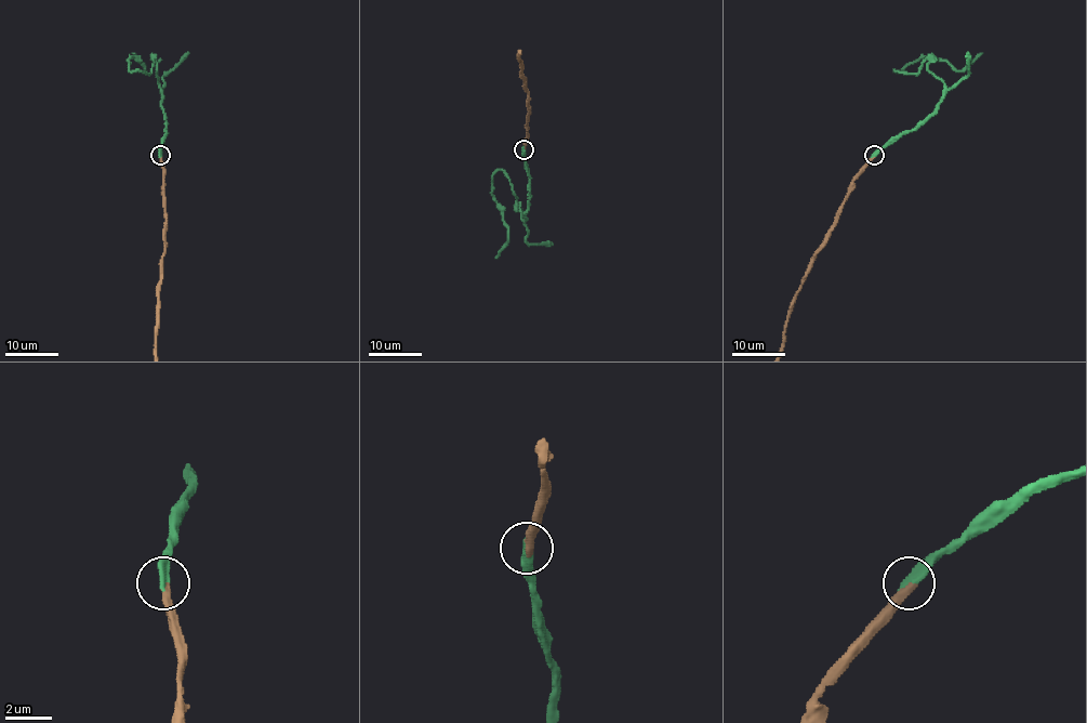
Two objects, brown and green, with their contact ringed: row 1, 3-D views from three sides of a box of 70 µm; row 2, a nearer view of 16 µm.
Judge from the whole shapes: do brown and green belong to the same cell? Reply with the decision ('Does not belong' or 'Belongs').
Belongs

